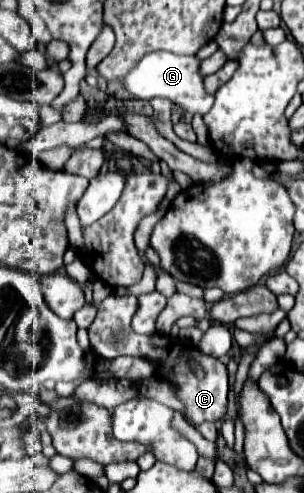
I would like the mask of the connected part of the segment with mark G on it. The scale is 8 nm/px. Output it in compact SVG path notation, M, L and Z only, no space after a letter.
M154 51L148 53L126 77L124 87L134 99L152 99L152 97L166 97L176 105L182 105L186 113L200 113L206 115L214 103L214 97L204 91L204 77L200 73L200 59L198 57L184 57L174 55L170 51Z

